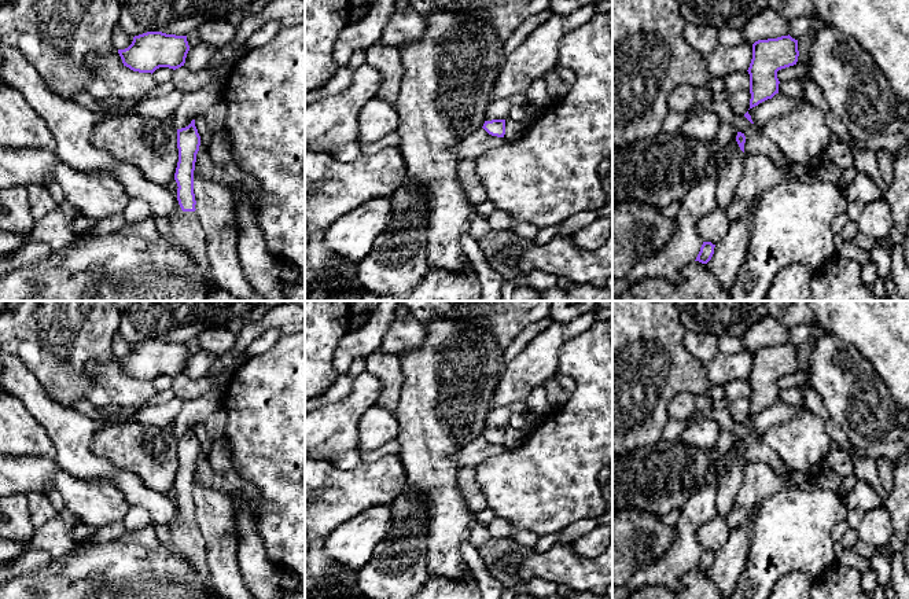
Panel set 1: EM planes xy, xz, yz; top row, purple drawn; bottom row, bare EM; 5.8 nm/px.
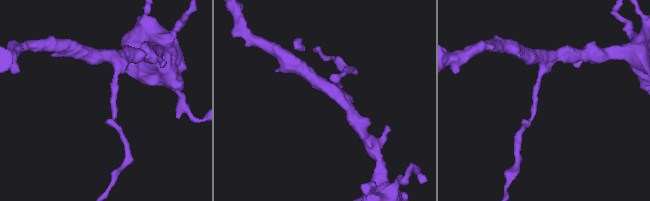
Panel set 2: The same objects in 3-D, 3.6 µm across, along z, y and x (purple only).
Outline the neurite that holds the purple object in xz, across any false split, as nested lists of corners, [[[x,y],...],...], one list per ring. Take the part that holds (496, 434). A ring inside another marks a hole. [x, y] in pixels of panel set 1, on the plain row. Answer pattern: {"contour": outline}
{"contour": [[[505,427],[485,429],[482,436],[492,444],[504,445],[504,442],[505,442]]]}

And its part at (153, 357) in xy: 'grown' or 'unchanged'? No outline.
unchanged

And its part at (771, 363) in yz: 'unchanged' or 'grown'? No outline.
unchanged

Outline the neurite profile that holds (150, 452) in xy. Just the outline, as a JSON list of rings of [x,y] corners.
[[[135,420],[115,422],[91,433],[89,451],[133,473],[150,490],[166,493],[174,486],[177,437],[169,429]]]

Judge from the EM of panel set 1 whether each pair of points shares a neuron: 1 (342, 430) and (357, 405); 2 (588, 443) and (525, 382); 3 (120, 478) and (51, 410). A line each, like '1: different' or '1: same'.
1: same
2: different
3: same

